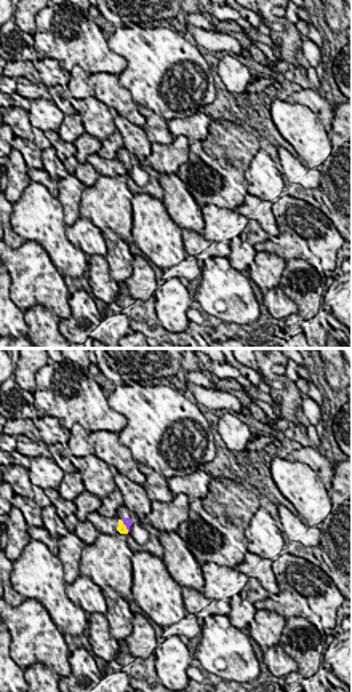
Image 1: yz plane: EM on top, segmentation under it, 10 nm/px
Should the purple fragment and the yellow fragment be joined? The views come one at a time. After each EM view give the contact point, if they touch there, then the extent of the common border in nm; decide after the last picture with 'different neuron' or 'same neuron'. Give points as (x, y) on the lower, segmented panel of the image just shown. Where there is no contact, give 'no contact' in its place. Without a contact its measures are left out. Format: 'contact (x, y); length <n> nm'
contact (125, 524); length 150 nm

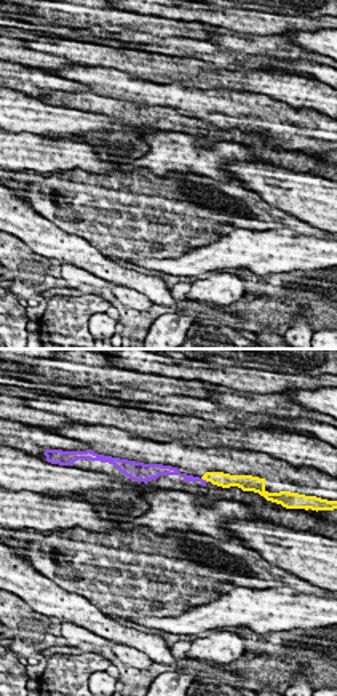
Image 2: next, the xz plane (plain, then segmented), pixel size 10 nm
contact (205, 480); length 80 nm

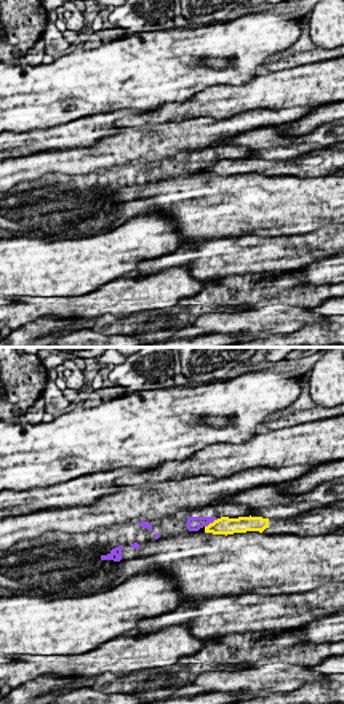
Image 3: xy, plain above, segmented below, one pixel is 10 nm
contact (212, 522); length 170 nm

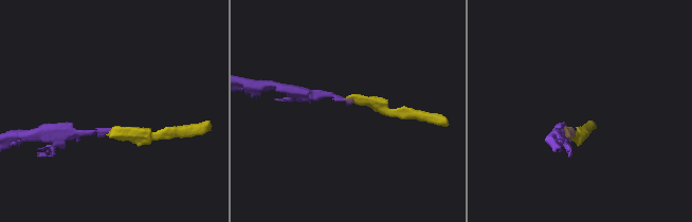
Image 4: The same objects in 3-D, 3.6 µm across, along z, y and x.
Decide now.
different neuron

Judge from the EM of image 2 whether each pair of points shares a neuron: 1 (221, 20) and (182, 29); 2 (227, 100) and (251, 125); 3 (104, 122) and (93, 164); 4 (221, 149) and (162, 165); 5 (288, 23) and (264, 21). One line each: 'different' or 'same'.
1: different
2: same
3: different
4: same
5: same

